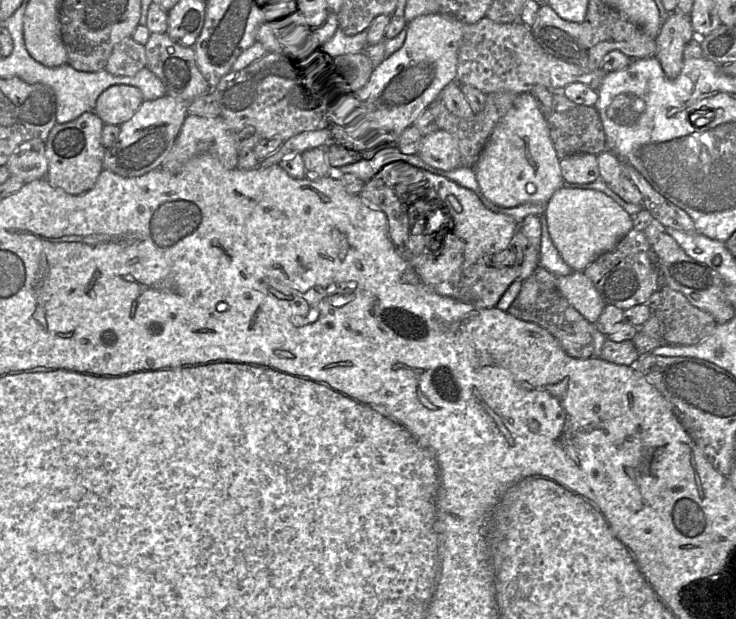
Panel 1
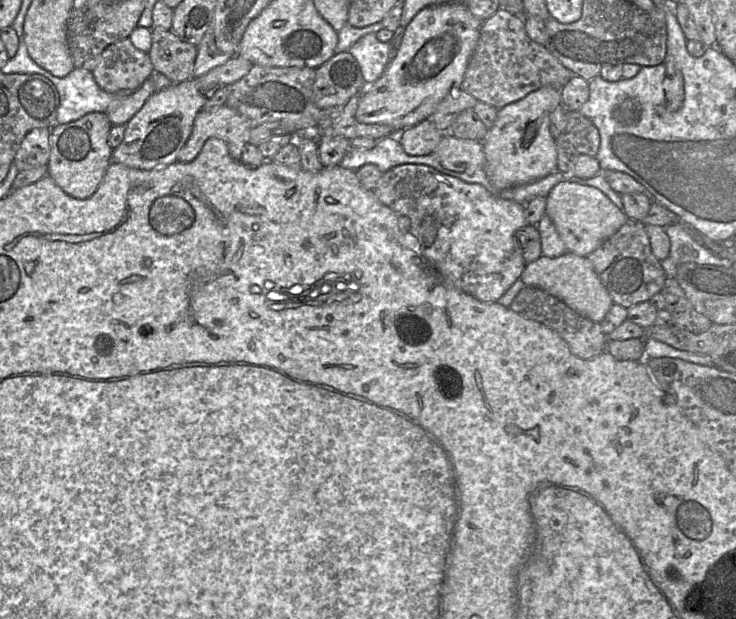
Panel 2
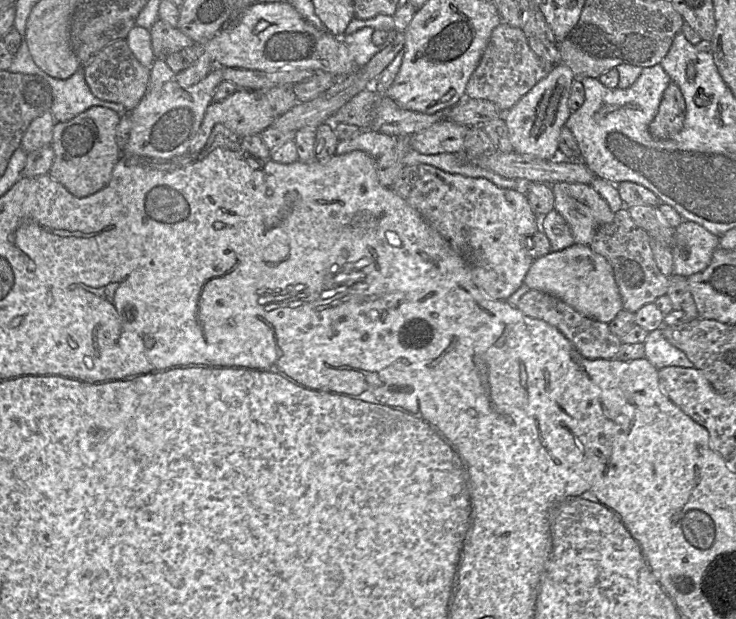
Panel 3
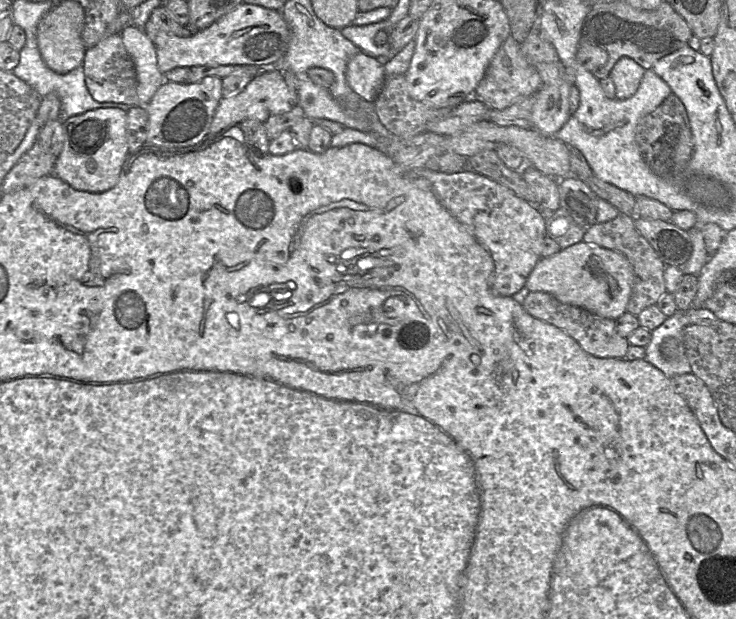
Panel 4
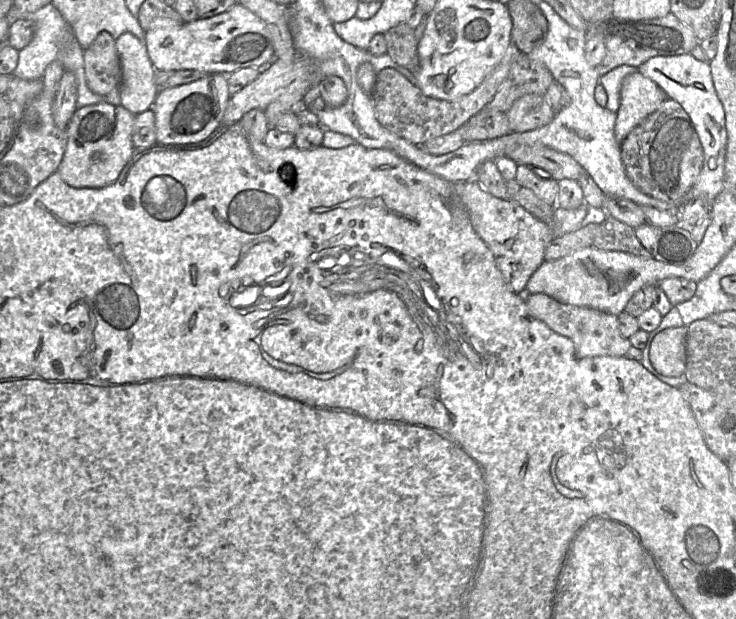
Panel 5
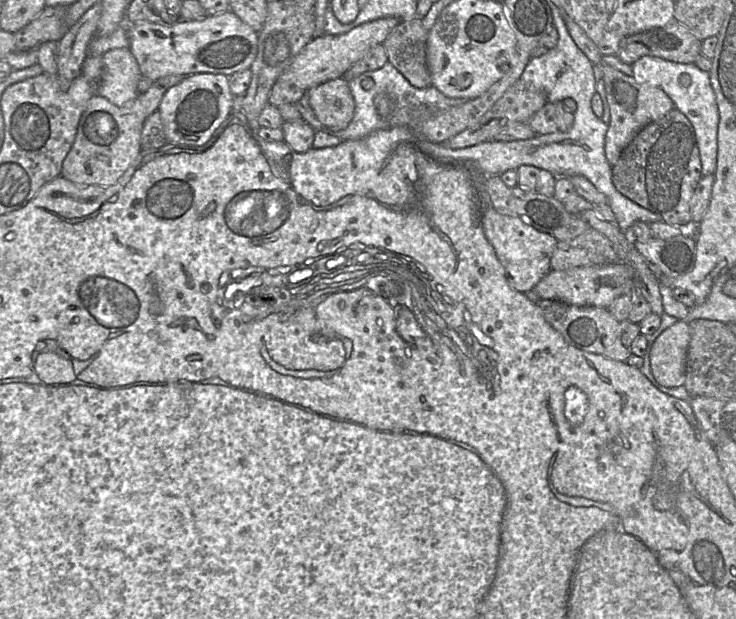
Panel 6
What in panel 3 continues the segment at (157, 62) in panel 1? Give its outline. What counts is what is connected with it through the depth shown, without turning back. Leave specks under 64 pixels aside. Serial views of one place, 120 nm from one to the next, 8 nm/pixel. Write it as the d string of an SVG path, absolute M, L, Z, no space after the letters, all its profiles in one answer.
M160 18L155 21L149 31L155 59L165 59L172 53L178 53L195 44L178 27L173 27Z

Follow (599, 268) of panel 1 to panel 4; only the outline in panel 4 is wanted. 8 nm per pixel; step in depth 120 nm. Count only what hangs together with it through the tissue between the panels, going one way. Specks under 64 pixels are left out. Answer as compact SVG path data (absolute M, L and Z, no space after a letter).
M619 213L613 220L605 223L595 223L586 229L582 241L618 251L624 254L632 264L634 281L627 304L627 312L638 316L648 306L655 305L659 298L667 292L663 277L666 264L663 263L653 247L636 229L634 217Z

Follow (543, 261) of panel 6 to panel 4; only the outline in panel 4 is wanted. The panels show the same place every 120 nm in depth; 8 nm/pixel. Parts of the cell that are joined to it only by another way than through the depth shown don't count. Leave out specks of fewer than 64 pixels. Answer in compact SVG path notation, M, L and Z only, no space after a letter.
M421 169L418 173L426 178L432 187L433 193L436 196L439 203L449 212L451 213L459 222L461 222L470 233L473 235L475 240L487 251L488 256L490 257L490 261L492 262L492 277L491 277L491 291L494 295L499 297L511 297L516 292L524 287L524 284L527 280L528 275L540 260L539 255L539 247L542 243L544 237L546 236L546 229L545 229L545 216L540 209L535 206L531 206L525 200L519 198L515 195L513 191L508 189L507 187L498 184L497 182L490 180L482 175L479 175L475 172L457 172L457 173L442 173L431 171L428 169Z

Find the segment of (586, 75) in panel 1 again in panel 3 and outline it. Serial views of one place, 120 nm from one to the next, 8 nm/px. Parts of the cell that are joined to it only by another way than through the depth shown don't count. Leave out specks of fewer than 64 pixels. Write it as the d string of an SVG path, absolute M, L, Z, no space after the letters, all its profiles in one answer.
M501 22L493 29L480 62L468 80L465 96L470 99L489 101L500 111L506 112L554 67L553 64L532 52L522 28Z

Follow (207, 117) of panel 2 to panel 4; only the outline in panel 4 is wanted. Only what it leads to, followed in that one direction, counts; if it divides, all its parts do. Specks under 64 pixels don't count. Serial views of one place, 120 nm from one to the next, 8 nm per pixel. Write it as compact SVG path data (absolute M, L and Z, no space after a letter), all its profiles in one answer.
M279 68L265 69L258 74L240 93L223 97L215 111L209 133L214 136L232 125L251 119L265 123L270 116L289 112L298 105L297 92L290 89Z

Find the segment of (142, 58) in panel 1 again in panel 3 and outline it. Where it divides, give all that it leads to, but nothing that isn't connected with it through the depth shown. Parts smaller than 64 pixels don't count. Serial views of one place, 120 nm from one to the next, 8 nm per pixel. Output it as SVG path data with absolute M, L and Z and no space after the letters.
M118 39L99 51L83 66L92 94L100 100L122 104L132 111L149 89L150 69L143 66L130 50L126 39Z

